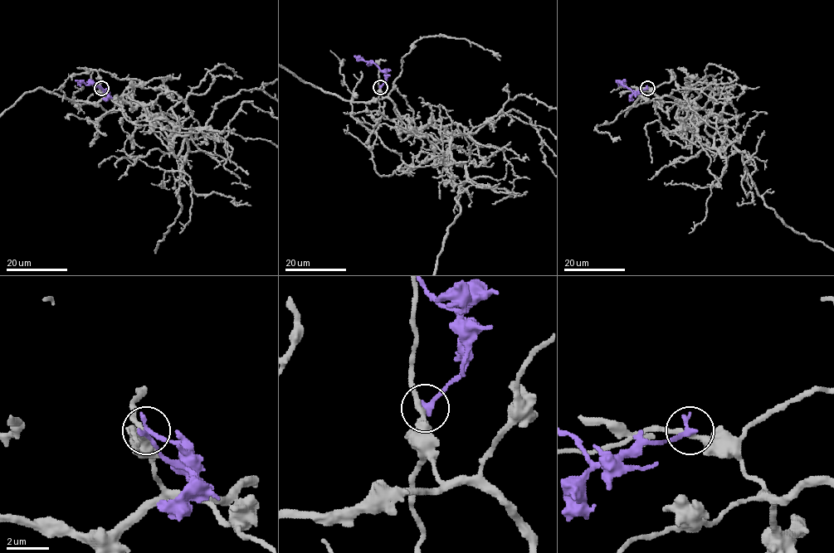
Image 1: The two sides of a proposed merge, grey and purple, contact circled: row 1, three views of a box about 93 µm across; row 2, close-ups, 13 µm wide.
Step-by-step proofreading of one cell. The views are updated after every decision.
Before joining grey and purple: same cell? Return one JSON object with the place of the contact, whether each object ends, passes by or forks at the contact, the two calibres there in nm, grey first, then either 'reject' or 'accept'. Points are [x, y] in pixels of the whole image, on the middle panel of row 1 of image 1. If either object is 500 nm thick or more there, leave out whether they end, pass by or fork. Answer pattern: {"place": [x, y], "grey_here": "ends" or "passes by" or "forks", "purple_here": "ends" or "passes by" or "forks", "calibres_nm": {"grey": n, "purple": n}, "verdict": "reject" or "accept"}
{"place": [380, 87], "grey_here": "passes by", "purple_here": "ends", "calibres_nm": {"grey": 280, "purple": 280}, "verdict": "reject"}

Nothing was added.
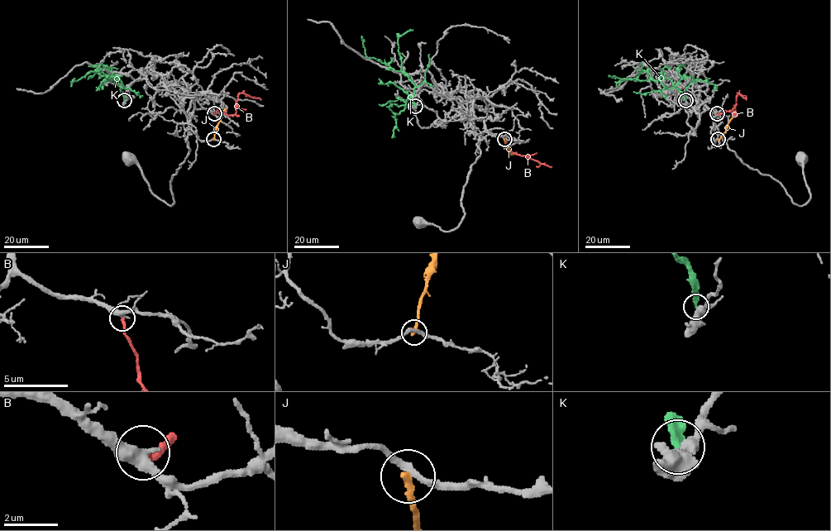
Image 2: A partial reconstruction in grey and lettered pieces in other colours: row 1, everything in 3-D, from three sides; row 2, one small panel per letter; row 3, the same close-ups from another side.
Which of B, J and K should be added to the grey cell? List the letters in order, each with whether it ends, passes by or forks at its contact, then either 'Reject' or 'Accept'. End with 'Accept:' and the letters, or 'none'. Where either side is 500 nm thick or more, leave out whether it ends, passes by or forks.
B: It ends there. Accept
J: It ends there. Reject
K: It ends there. Reject
Accept: B

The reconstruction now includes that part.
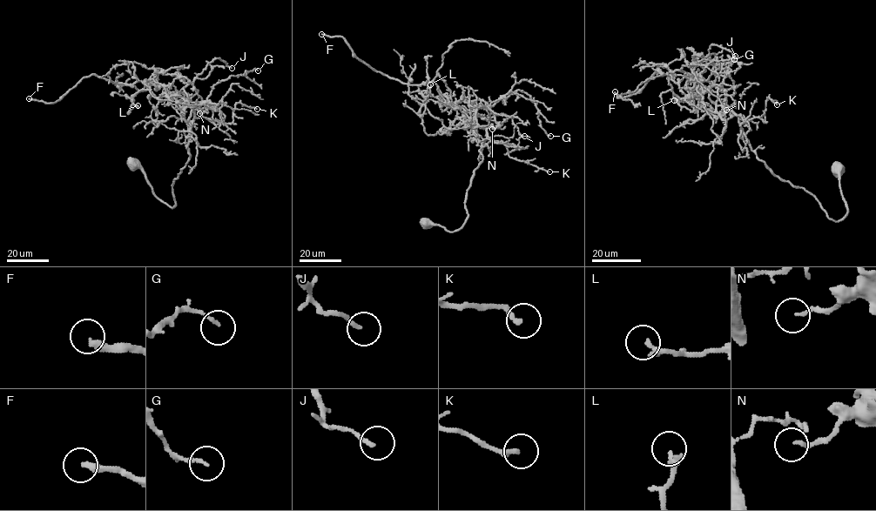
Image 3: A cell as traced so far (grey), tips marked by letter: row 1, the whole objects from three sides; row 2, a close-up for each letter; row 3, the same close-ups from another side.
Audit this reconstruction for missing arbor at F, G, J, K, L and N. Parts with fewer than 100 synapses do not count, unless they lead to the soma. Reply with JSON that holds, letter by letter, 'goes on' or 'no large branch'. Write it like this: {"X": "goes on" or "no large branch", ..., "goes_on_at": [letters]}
{"F": "goes on", "G": "no large branch", "J": "no large branch", "K": "no large branch", "L": "no large branch", "N": "no large branch", "goes_on_at": ["F"]}

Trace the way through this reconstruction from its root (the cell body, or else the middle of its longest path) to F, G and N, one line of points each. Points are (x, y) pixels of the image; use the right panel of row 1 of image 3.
F: (838, 171), (834, 221), (722, 117), (725, 77), (663, 64), (615, 91)
G: (838, 171), (847, 212), (834, 221), (758, 159), (727, 106), (724, 119), (707, 110), (680, 70), (734, 59)
N: (838, 171), (847, 212), (834, 221), (758, 159), (738, 117), (724, 104), (722, 117), (691, 66), (726, 110)

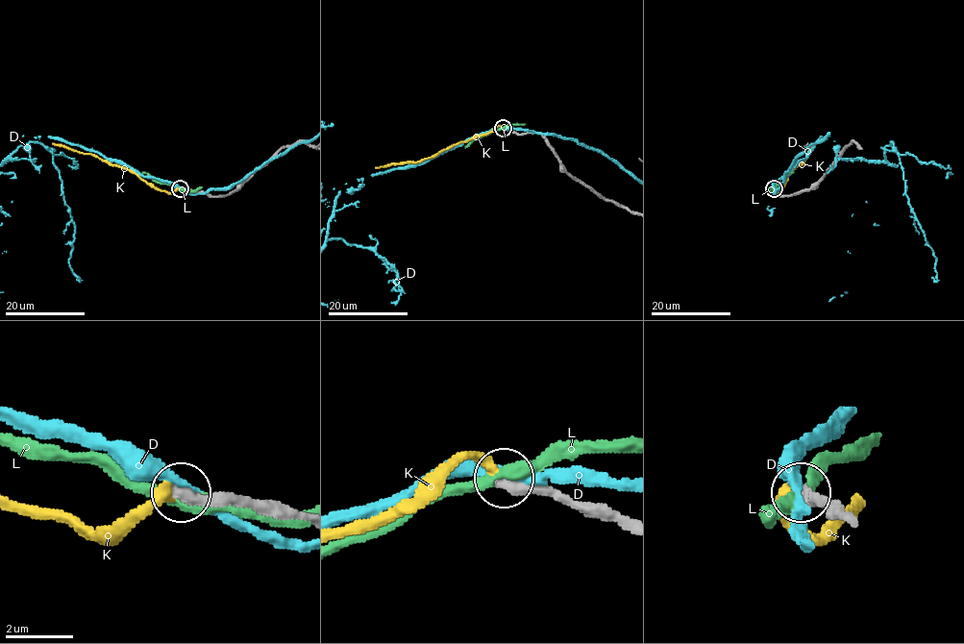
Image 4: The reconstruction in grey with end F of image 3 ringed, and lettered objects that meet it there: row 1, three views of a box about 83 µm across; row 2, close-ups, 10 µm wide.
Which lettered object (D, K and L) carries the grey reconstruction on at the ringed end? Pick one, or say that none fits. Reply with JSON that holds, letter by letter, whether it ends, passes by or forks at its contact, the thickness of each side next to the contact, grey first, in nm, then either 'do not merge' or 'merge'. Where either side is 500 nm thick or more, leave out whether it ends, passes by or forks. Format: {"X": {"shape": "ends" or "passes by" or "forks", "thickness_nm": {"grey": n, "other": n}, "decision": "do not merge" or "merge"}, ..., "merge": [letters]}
{"D": {"shape": "passes by", "thickness_nm": {"grey": 400, "other": 320}, "decision": "do not merge"}, "K": {"shape": "ends", "thickness_nm": {"grey": 320, "other": 360}, "decision": "merge"}, "L": {"shape": "passes by", "thickness_nm": {"grey": 340, "other": 400}, "decision": "do not merge"}, "merge": ["K"]}

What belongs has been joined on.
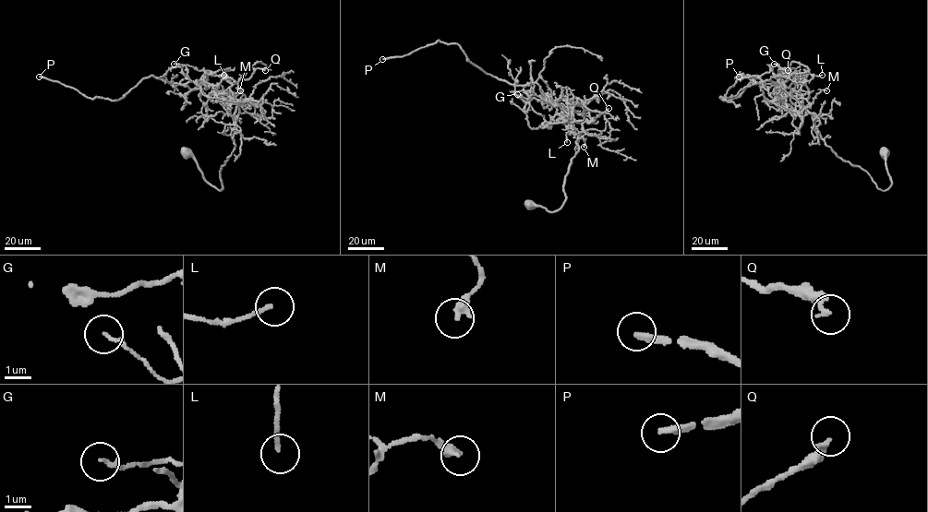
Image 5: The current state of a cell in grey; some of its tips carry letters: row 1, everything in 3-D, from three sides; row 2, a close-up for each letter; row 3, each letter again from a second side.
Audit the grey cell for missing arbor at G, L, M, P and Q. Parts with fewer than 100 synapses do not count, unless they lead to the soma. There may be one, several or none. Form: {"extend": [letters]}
{"extend": ["P"]}

